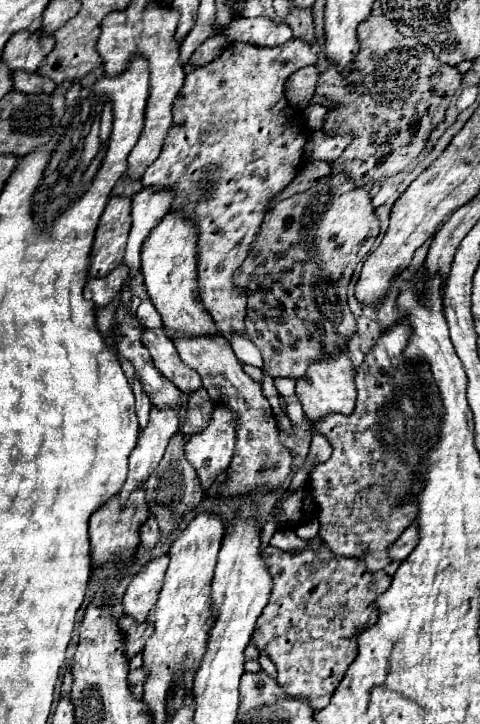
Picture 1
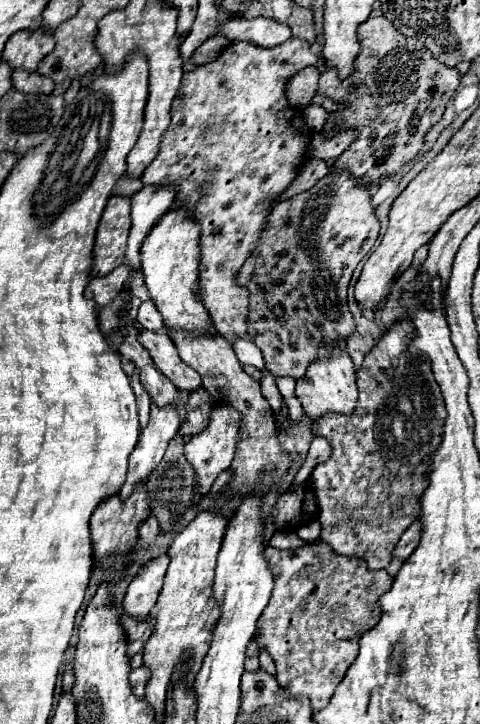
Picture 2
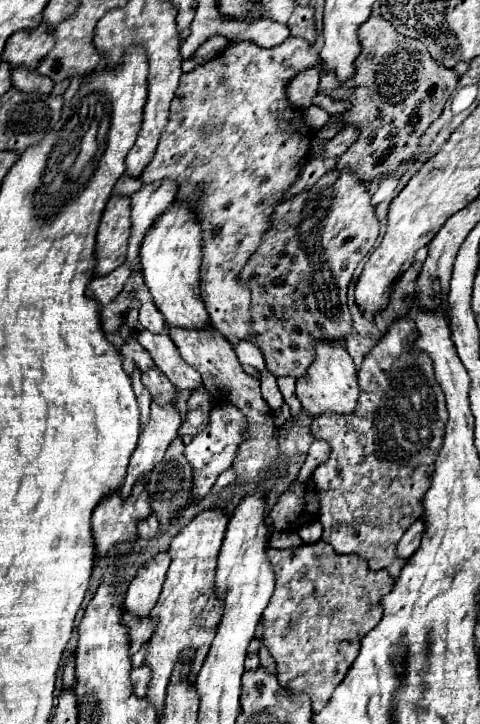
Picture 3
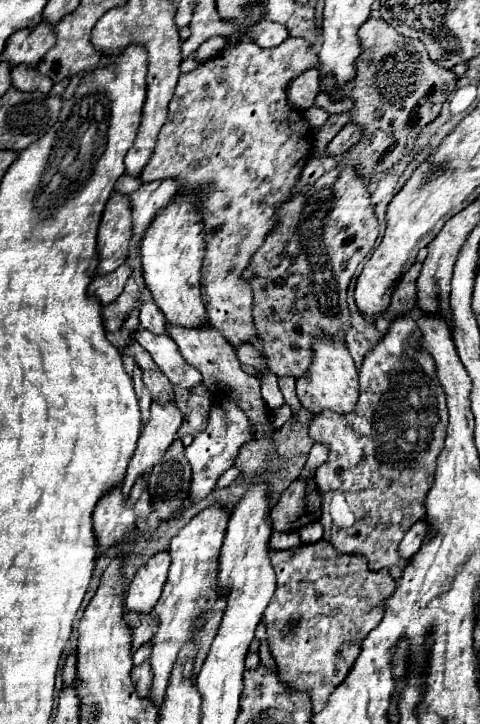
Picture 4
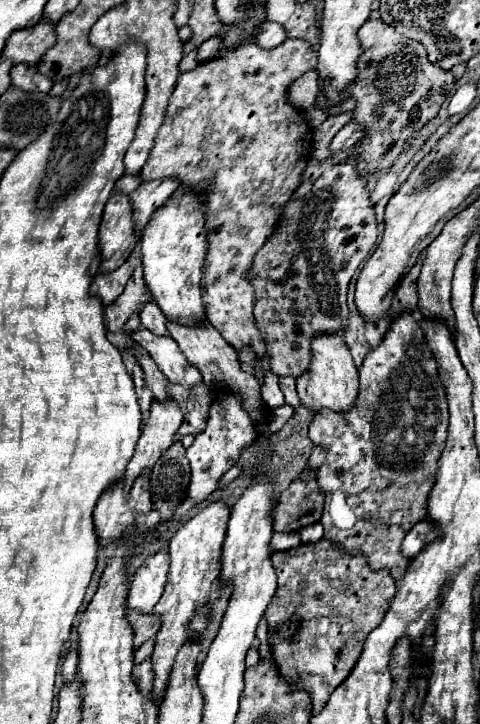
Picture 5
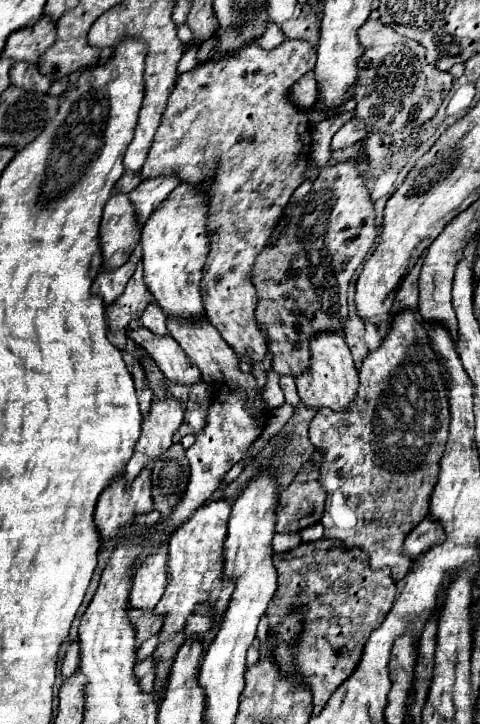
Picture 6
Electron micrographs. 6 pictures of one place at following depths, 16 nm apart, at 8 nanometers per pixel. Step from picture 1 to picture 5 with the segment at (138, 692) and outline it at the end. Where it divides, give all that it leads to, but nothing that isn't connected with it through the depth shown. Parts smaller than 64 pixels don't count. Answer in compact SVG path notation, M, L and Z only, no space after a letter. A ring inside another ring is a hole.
M144 660L142 664L134 666L132 676L136 680L136 686L138 686L140 694L148 694L152 690L152 678L154 676L152 676L152 664L150 664L150 660Z

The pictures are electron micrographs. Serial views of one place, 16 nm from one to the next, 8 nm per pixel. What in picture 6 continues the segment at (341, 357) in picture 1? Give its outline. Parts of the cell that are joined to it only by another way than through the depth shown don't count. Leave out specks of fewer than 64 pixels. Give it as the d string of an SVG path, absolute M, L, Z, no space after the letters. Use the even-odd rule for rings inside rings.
M332 332L318 334L310 340L310 352L312 352L310 366L306 368L306 372L302 376L296 378L300 400L312 410L320 410L320 408L346 410L346 408L350 408L358 394L358 370L354 366L352 354L348 352L348 346L344 344L344 336L332 334Z

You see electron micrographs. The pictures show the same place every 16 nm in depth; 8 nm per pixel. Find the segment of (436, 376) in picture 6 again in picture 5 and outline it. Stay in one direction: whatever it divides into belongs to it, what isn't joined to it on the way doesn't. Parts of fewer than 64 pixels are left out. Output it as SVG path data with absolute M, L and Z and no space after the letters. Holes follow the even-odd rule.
M402 314L396 316L386 332L386 336L382 338L382 342L370 350L370 354L364 358L364 364L360 368L360 392L358 392L358 400L352 408L352 412L330 412L330 410L322 410L314 416L312 424L310 424L310 438L314 444L322 444L328 448L328 458L326 462L318 468L316 472L316 480L324 492L324 512L322 512L322 526L324 526L324 538L332 540L332 544L336 544L342 550L358 550L364 552L364 556L368 558L368 564L372 570L380 570L380 568L392 568L396 564L402 564L408 560L404 560L400 556L400 542L404 538L404 534L426 516L426 496L434 484L434 476L436 476L436 462L444 450L444 442L446 442L446 428L448 428L448 412L446 412L446 392L438 380L438 368L436 368L436 360L432 360L432 354L426 346L420 344L422 340L422 330L418 326L418 322L414 320L412 314Z

